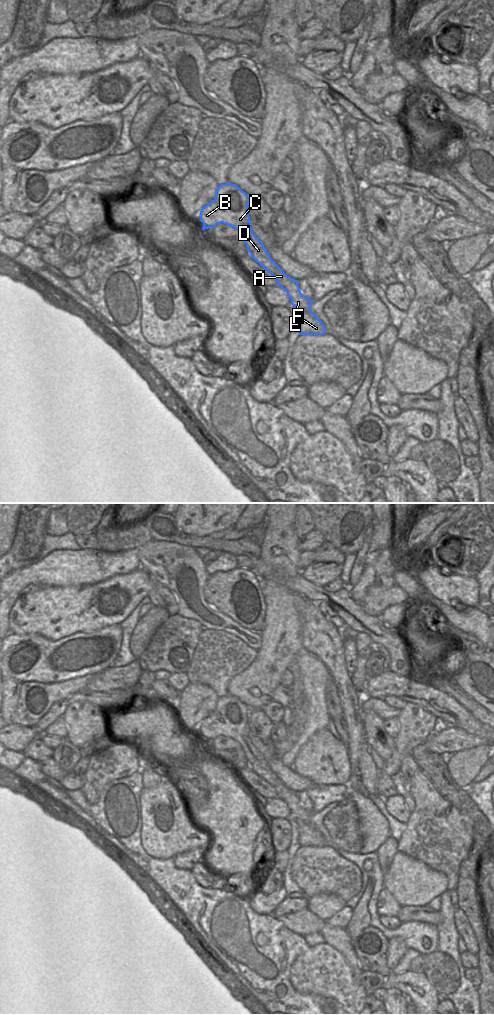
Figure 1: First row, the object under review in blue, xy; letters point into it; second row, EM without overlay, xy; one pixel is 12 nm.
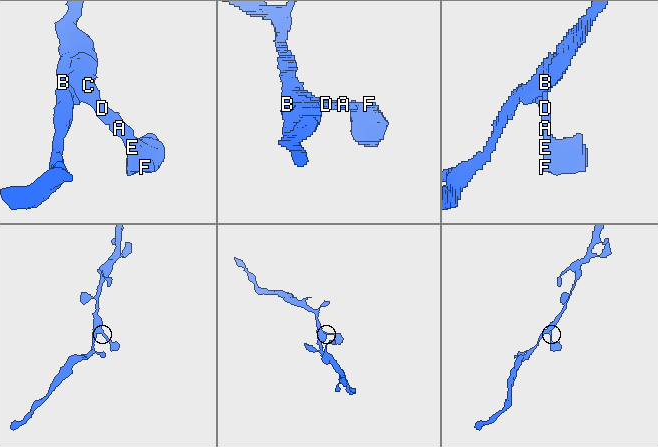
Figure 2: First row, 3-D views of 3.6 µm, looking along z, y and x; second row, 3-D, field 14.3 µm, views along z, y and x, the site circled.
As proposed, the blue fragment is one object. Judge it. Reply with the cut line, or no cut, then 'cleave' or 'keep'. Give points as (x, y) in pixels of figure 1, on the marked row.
no cut | keep

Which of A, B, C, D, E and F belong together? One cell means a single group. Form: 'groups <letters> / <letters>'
groups A B C D E F

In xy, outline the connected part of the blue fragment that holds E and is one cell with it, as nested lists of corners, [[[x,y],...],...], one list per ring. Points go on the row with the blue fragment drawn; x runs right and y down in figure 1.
[[[232,183],[219,185],[215,199],[200,211],[200,221],[204,225],[202,230],[214,228],[221,223],[237,229],[251,257],[275,278],[278,286],[290,297],[291,304],[298,313],[300,335],[324,335],[326,333],[324,324],[311,311],[313,301],[301,293],[298,281],[283,272],[253,233],[248,214],[249,202],[250,197],[237,185]]]

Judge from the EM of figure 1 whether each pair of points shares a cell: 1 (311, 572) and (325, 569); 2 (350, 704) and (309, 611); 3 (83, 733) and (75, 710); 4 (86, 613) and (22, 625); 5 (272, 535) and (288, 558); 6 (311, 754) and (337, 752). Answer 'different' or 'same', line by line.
1: same
2: same
3: same
4: same
5: same
6: same

